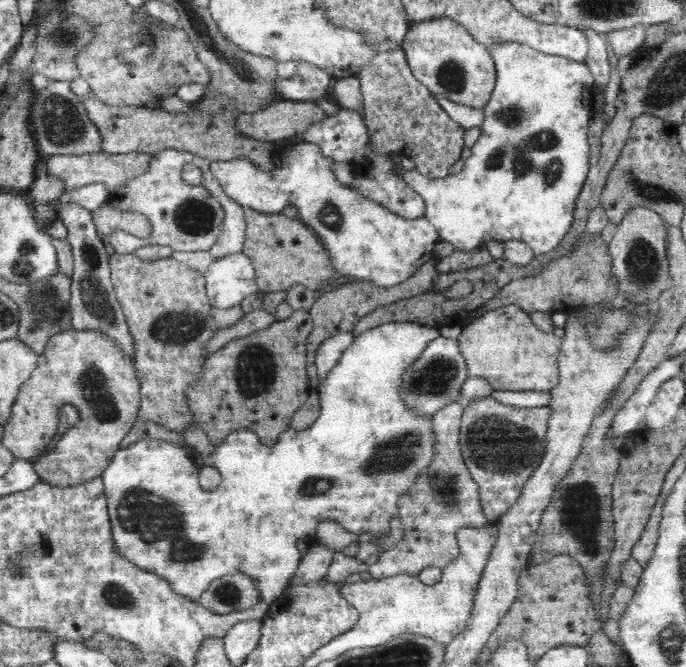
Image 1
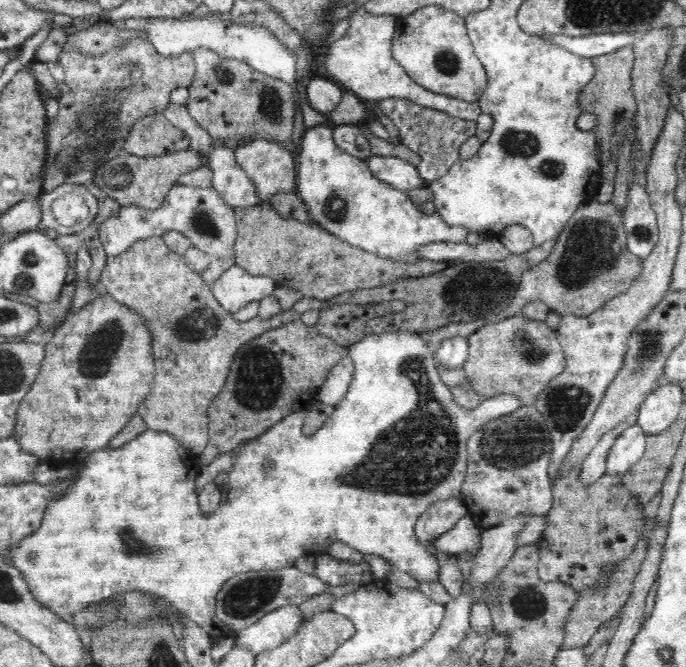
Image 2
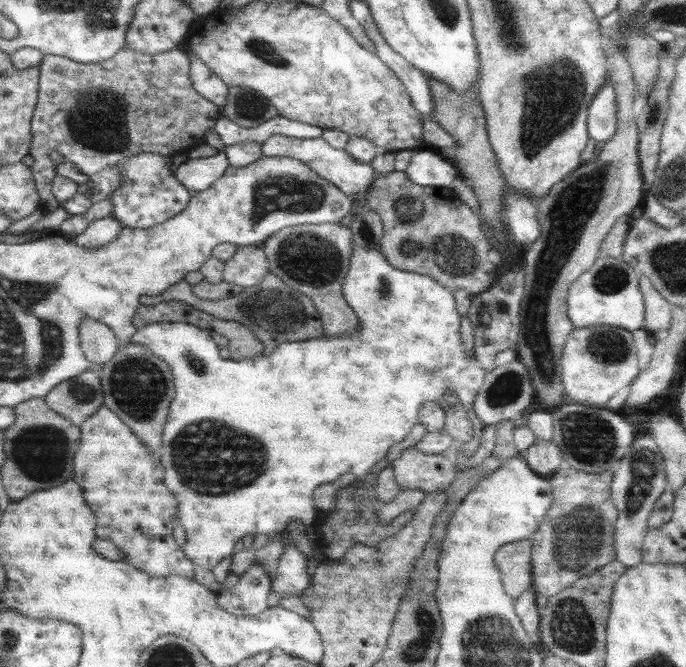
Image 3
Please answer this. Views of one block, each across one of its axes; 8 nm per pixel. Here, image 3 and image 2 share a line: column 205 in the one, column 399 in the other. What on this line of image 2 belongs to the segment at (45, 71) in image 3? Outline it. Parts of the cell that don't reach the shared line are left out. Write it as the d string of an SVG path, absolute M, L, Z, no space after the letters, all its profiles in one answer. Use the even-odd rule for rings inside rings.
M389 98L373 102L399 130L401 144L410 148L420 156L417 171L426 182L442 178L459 158L460 146L478 134L477 121L469 121L452 115L441 113L440 110L429 109L407 98Z

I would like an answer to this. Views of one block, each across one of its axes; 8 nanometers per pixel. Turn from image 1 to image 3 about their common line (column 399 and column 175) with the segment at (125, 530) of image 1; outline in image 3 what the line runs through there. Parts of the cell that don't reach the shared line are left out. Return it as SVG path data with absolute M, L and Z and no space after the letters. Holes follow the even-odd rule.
M352 244L352 258L350 258L350 269L341 290L346 303L360 317L362 331L350 337L323 337L305 342L284 342L280 344L270 356L264 354L252 356L252 358L242 358L242 360L224 359L220 356L219 347L214 343L211 335L193 324L185 322L172 322L164 320L159 323L150 323L146 326L138 325L138 330L132 336L130 343L142 346L148 353L156 354L162 358L174 376L174 400L170 402L170 414L167 415L166 425L162 429L162 456L160 462L164 466L164 484L166 488L174 494L178 502L178 519L186 532L186 543L182 548L184 555L195 565L214 569L226 557L232 557L234 546L240 538L254 535L268 535L280 533L286 530L286 523L292 521L302 521L306 527L312 525L316 510L312 495L314 489L322 483L331 483L344 473L355 474L358 478L363 478L371 468L382 460L388 453L388 448L413 432L414 424L419 422L419 411L423 402L434 401L437 404L444 399L446 391L454 391L462 405L473 404L476 394L480 390L486 372L482 370L476 354L468 354L461 342L460 316L456 311L456 302L453 292L444 288L432 278L424 274L416 274L411 271L397 270L393 268L384 258L380 250L364 250L358 244ZM238 472L254 472L252 480L248 484L238 484Z

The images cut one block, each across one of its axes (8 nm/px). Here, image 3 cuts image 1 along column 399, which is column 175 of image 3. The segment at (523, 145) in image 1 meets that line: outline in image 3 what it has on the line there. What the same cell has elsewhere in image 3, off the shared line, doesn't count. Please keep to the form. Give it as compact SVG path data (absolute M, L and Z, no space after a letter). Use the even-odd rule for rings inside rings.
M220 151L208 158L188 158L178 166L175 177L189 191L200 192L206 190L216 179L222 177L228 167L227 156Z

